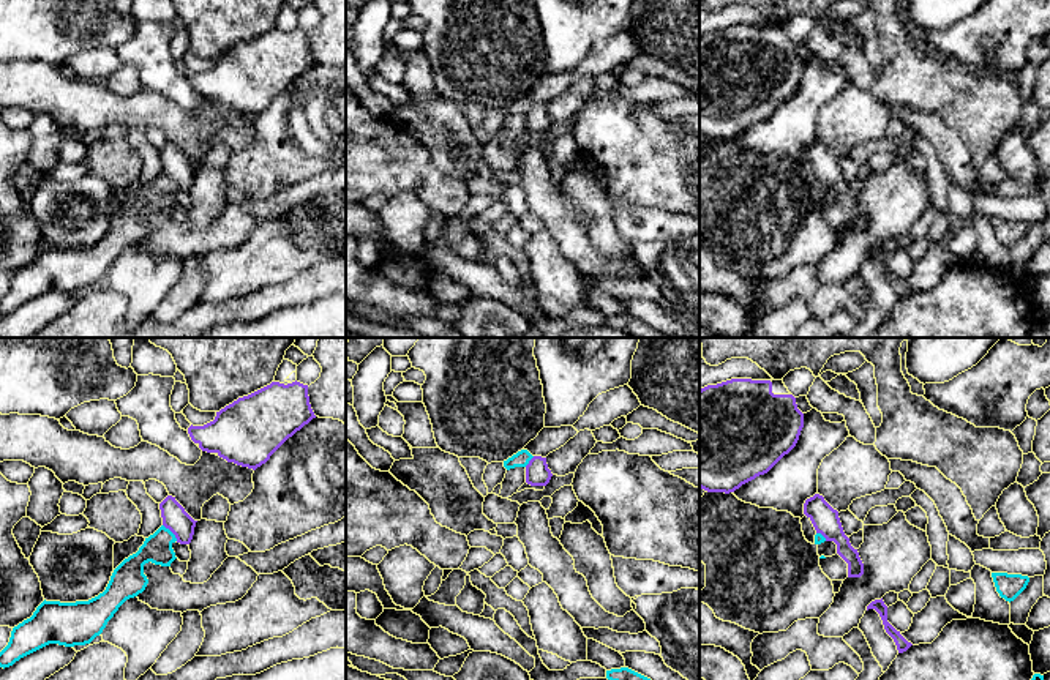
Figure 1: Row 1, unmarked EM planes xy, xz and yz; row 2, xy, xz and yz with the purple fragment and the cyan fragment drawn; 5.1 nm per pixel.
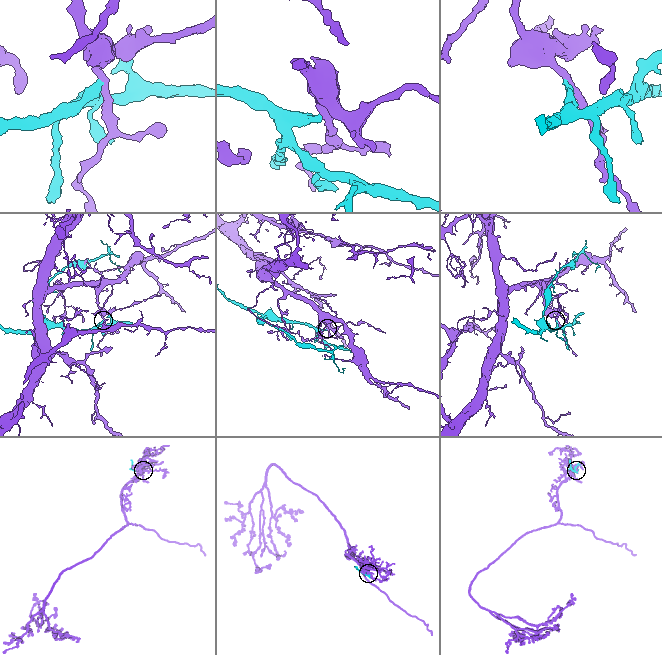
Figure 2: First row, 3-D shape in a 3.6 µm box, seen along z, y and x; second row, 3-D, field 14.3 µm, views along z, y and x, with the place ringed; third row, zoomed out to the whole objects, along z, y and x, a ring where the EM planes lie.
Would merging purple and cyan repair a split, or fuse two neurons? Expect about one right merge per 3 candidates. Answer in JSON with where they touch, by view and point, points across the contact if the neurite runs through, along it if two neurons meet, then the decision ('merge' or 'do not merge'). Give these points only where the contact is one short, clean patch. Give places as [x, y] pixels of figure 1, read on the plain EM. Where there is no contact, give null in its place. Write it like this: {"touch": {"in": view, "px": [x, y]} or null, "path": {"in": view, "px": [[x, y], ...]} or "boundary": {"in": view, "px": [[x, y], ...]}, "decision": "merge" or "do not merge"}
{"touch": {"in": "xy", "px": [171, 177]}, "boundary": {"in": "xy", "px": [[163, 171], [177, 186]]}, "decision": "do not merge"}

